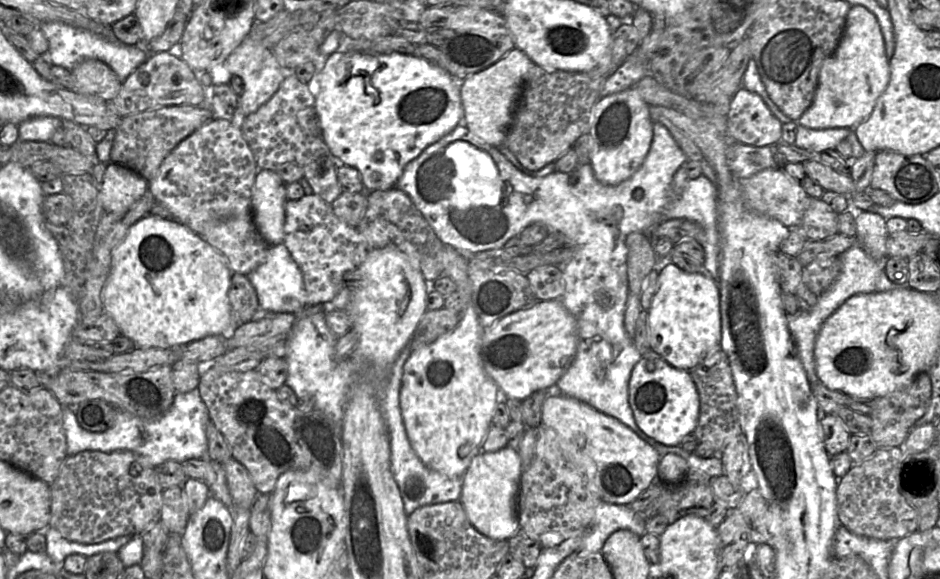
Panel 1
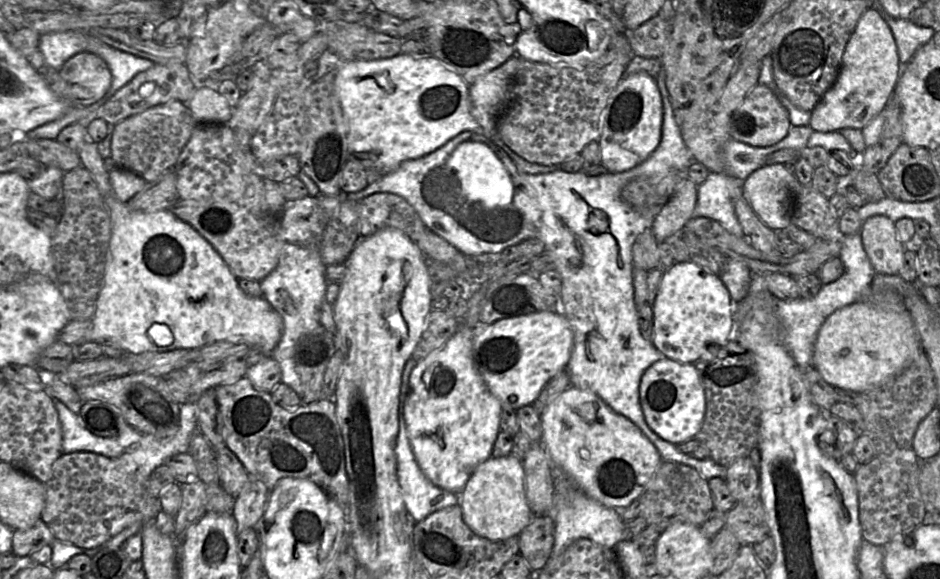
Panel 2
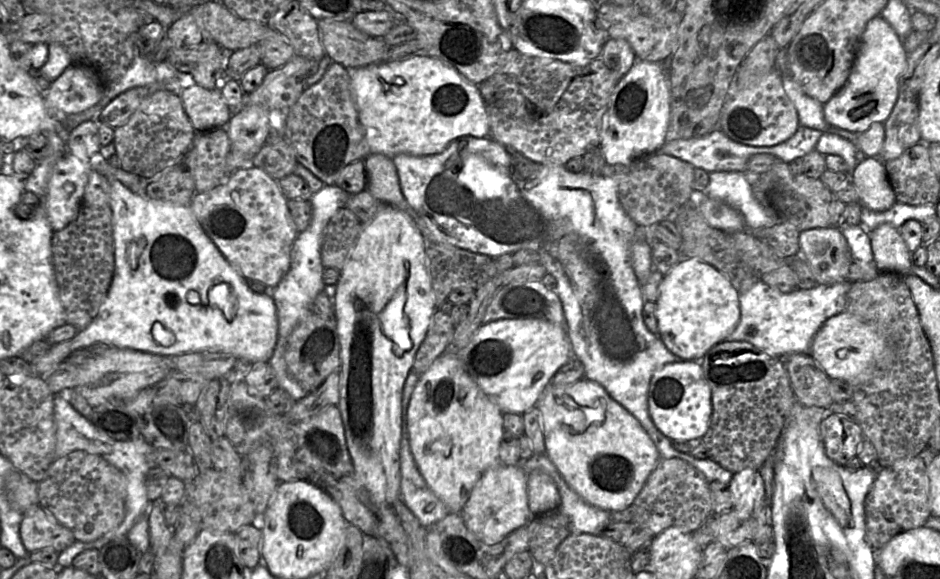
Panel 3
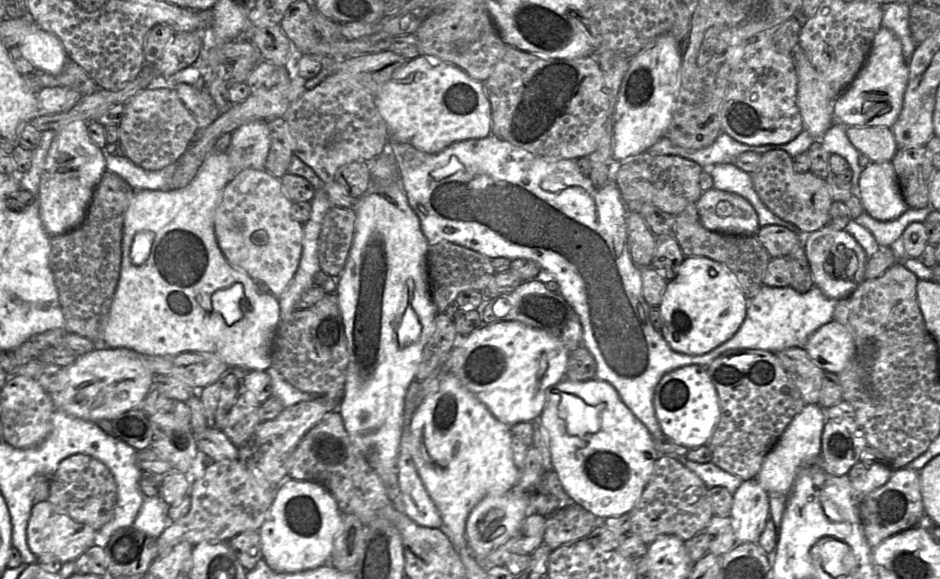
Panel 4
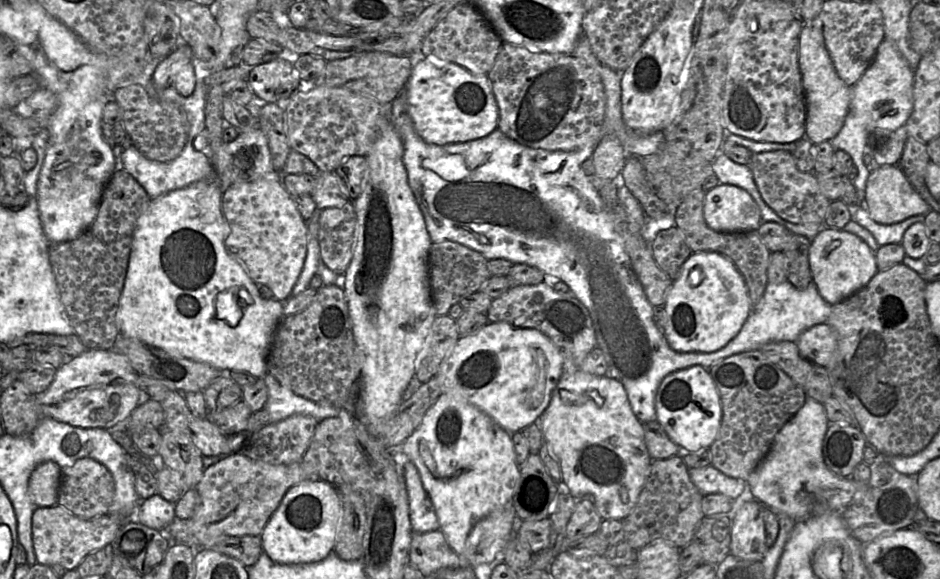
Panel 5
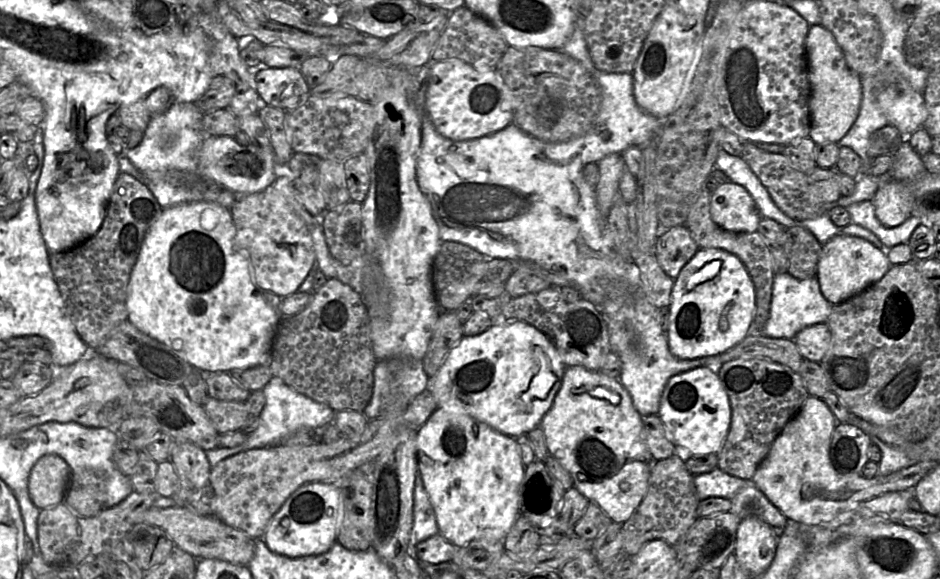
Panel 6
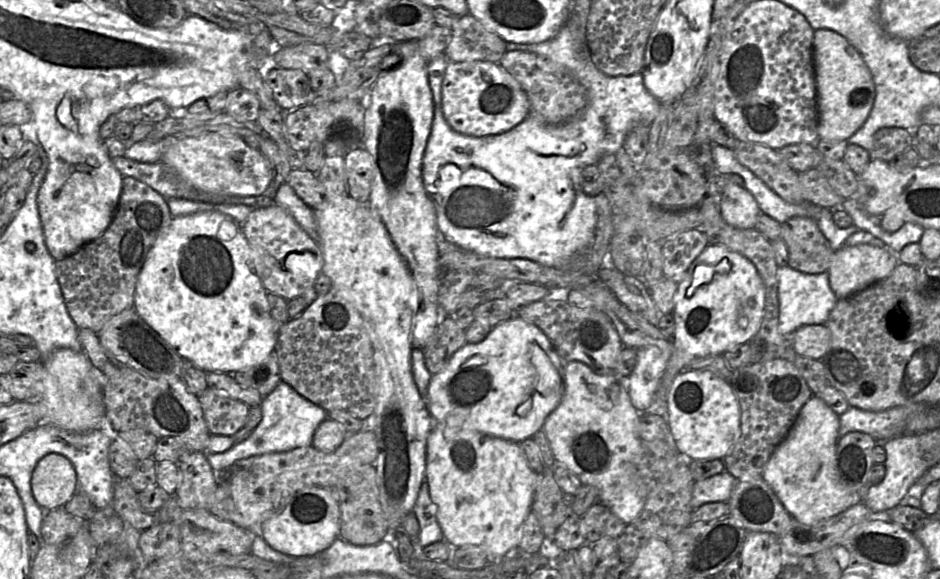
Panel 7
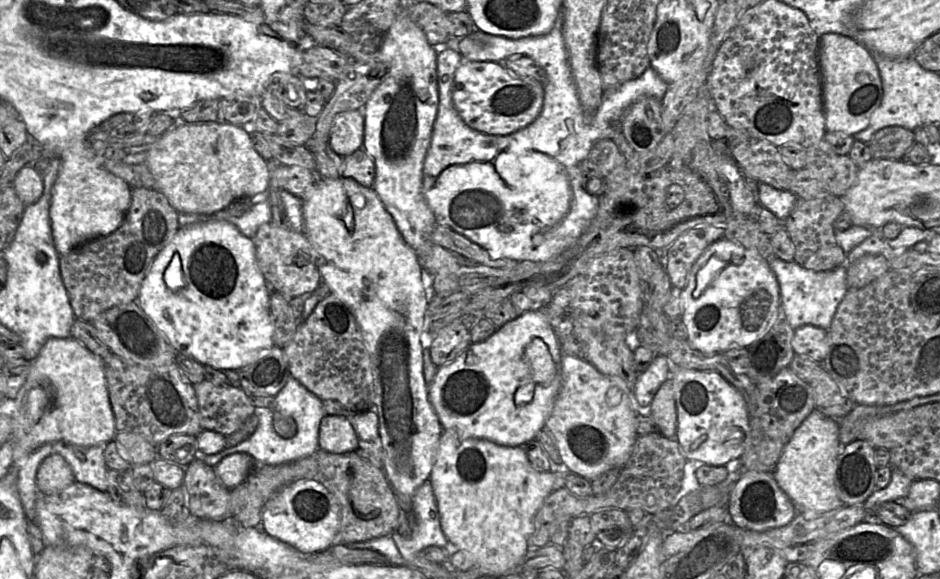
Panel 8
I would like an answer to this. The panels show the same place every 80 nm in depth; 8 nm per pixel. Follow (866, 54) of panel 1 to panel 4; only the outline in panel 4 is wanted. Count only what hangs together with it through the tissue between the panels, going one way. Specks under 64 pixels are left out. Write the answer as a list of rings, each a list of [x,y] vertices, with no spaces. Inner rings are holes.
[[[882,26],[874,37],[868,58],[847,89],[832,104],[834,122],[848,127],[886,126],[891,128],[903,107],[909,76],[908,61],[897,36]]]

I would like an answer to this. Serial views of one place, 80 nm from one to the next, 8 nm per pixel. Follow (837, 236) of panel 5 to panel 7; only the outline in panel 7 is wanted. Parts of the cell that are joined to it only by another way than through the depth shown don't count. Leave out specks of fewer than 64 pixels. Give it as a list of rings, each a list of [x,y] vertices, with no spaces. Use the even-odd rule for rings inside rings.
[[[871,244],[846,245],[834,251],[828,269],[830,287],[838,300],[847,298],[889,276],[898,265],[894,253]]]

